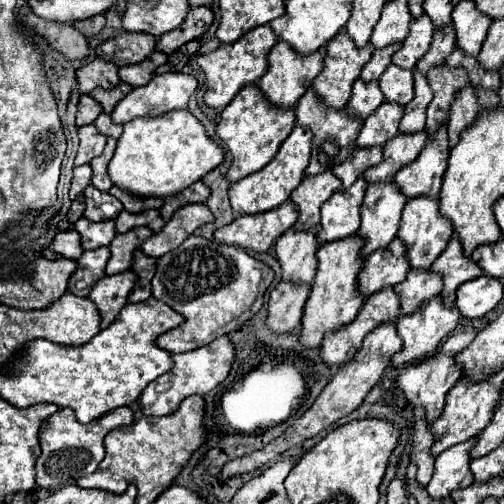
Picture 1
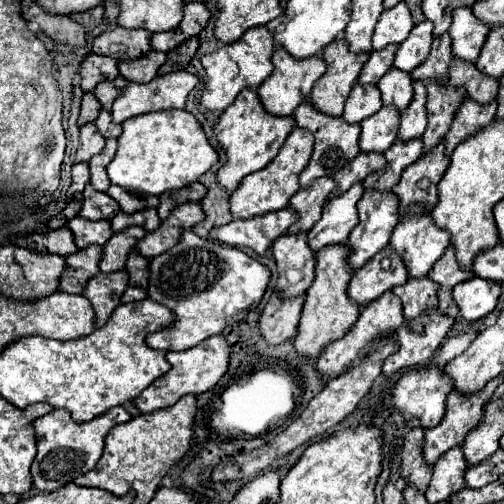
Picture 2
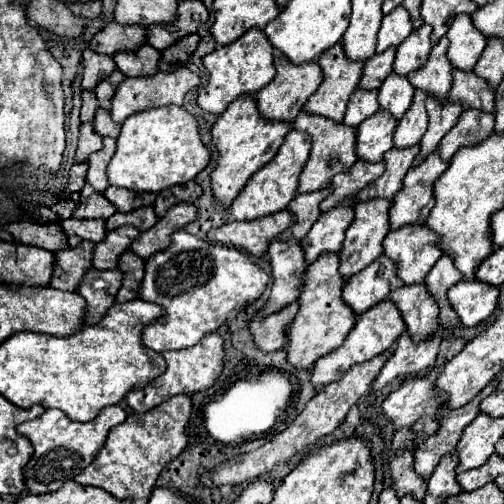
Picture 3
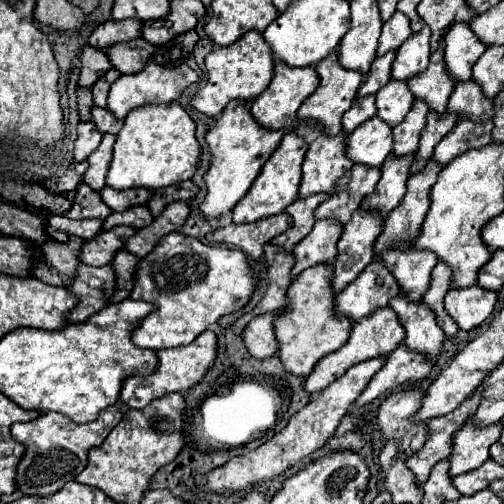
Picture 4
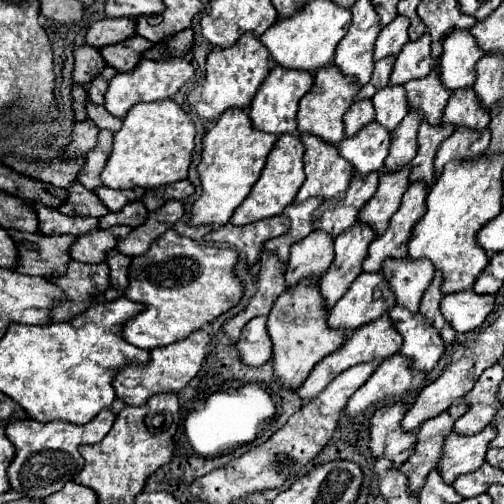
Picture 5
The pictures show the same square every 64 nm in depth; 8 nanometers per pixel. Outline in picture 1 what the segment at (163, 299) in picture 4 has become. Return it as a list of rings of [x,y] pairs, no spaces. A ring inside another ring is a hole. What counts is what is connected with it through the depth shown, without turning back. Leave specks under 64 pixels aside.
[[[188,236],[178,248],[158,258],[152,280],[152,296],[180,312],[186,322],[162,334],[156,344],[172,354],[190,352],[208,346],[218,336],[242,326],[254,314],[254,302],[262,302],[264,292],[274,280],[274,272],[264,262],[250,256],[246,250],[220,244],[202,236]]]

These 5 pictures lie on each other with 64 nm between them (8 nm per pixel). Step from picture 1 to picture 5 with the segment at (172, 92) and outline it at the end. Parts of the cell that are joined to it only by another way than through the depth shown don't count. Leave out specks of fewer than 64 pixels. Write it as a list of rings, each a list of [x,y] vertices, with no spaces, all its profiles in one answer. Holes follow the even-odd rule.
[[[170,58],[162,62],[154,60],[142,60],[132,72],[116,74],[110,80],[108,92],[106,92],[106,110],[118,118],[124,118],[126,112],[138,104],[138,102],[154,102],[154,100],[166,100],[172,98],[188,80],[194,78],[194,68],[182,60],[182,58]]]

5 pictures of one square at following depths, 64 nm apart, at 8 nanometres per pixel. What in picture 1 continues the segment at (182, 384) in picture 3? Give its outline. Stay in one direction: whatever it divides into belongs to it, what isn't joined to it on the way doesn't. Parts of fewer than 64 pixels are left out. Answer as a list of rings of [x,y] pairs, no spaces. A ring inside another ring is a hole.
[[[220,336],[216,338],[210,346],[204,348],[196,348],[192,352],[184,352],[184,354],[172,354],[174,367],[167,373],[163,374],[150,382],[144,392],[140,394],[140,408],[144,416],[166,416],[176,412],[176,408],[180,406],[180,402],[192,394],[208,394],[210,390],[214,390],[220,382],[226,380],[226,376],[230,374],[232,362],[234,362],[234,344],[230,342],[228,336]],[[162,382],[162,386],[158,388],[158,384]],[[164,390],[164,392],[160,392]]]

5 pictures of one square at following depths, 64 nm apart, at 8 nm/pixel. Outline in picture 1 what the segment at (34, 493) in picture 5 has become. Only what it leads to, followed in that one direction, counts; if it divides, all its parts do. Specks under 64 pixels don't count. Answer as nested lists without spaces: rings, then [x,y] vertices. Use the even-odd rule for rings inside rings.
[[[62,408],[52,416],[48,422],[42,424],[44,430],[40,430],[40,446],[42,454],[36,460],[36,484],[40,488],[52,488],[52,486],[68,486],[74,484],[78,478],[92,474],[104,456],[104,438],[108,432],[116,428],[130,426],[134,422],[134,412],[130,408],[116,408],[108,414],[104,414],[98,420],[92,420],[90,424],[80,424],[70,408]]]

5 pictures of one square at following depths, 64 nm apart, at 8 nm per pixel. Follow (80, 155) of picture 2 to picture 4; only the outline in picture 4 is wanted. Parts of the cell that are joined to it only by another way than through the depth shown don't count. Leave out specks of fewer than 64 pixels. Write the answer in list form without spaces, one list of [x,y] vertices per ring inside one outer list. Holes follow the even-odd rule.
[[[80,122],[78,124],[78,138],[76,138],[76,148],[74,148],[74,160],[82,162],[86,160],[100,144],[102,134],[96,130],[92,122]]]

